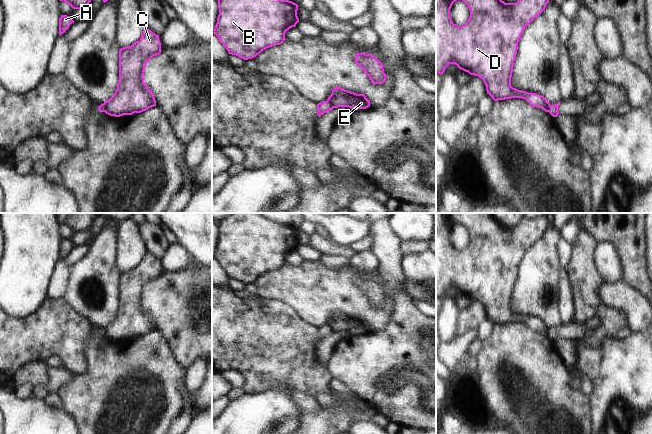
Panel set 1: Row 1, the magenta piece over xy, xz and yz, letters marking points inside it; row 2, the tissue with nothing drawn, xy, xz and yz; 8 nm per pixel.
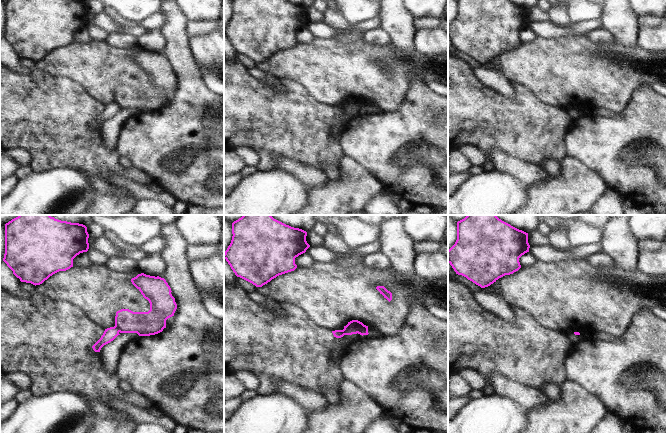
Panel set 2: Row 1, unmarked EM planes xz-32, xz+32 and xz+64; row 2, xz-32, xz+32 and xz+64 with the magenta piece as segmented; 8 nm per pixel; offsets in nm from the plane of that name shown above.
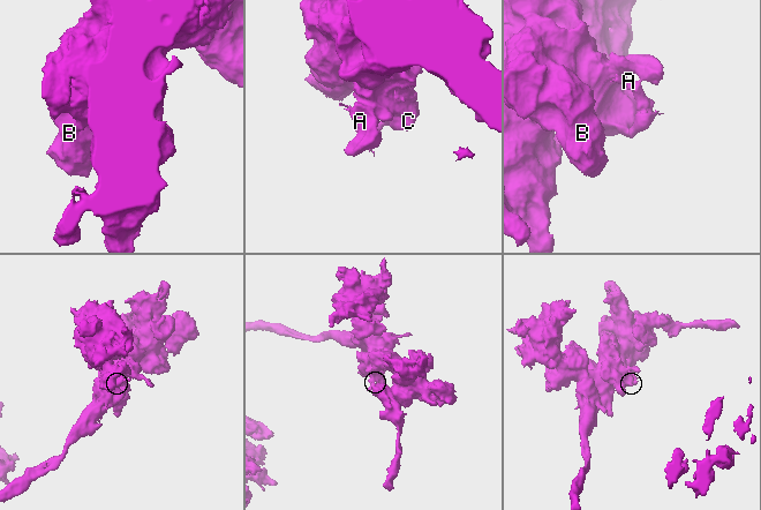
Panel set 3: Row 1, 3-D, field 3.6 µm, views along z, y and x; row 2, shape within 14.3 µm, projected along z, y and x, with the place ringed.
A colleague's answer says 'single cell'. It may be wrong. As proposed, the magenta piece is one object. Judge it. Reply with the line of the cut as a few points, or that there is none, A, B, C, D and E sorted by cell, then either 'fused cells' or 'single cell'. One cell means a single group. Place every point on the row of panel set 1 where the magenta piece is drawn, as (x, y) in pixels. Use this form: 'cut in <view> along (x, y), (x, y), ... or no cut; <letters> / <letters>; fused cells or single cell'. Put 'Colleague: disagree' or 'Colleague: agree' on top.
Colleague: disagree
cut in xz along (327, 100), (333, 107); A / B C D E; fused cells

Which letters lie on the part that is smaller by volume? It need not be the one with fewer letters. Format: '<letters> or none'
A

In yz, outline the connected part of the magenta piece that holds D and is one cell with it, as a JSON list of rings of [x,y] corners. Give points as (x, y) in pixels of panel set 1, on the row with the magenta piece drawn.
[[[436,0],[436,73],[442,75],[449,64],[455,64],[470,75],[480,77],[487,94],[494,101],[522,98],[533,107],[549,112],[551,105],[544,96],[511,86],[519,39],[525,27],[545,10],[549,0],[518,0],[516,3],[462,0],[470,10],[470,17],[462,26],[454,24],[450,17],[450,9],[455,1]]]

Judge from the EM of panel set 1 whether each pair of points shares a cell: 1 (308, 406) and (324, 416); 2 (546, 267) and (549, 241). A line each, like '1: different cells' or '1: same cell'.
1: different cells
2: same cell

